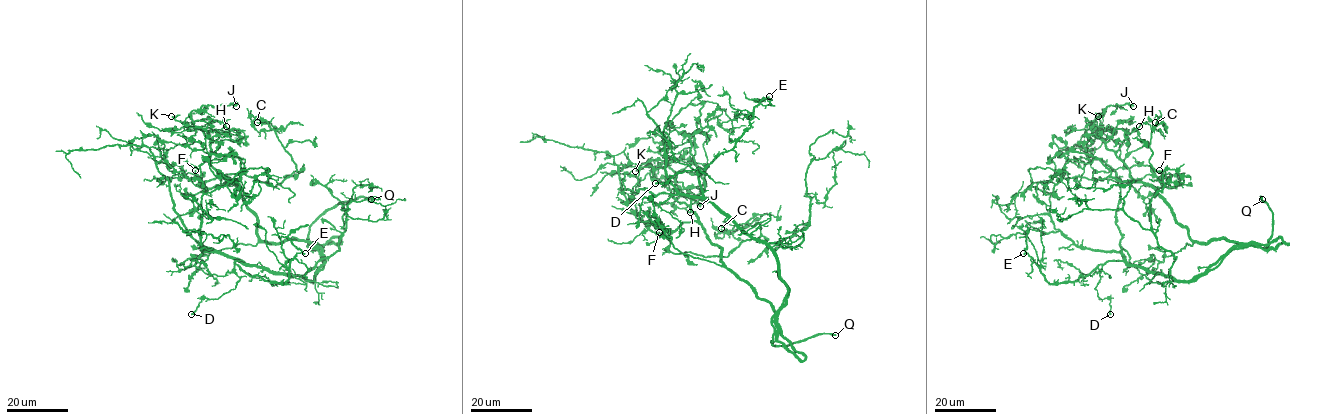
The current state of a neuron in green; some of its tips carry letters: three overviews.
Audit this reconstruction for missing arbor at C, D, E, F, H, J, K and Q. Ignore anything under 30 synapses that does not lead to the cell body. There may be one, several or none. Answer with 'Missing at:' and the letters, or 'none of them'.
Missing at: K, Q

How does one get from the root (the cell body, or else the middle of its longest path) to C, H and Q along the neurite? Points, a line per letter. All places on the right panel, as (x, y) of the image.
C: (1024, 193), (1036, 182), (1072, 177), (1175, 187), (1184, 174), (1172, 187), (1149, 162), (1155, 122)
H: (1024, 193), (1034, 183), (1064, 178), (1130, 180), (1129, 168), (1105, 143), (1115, 128), (1128, 134), (1139, 126)
Q: (1024, 193), (1034, 183), (1064, 178), (1141, 181), (1192, 240), (1265, 247), (1272, 213), (1262, 199)

